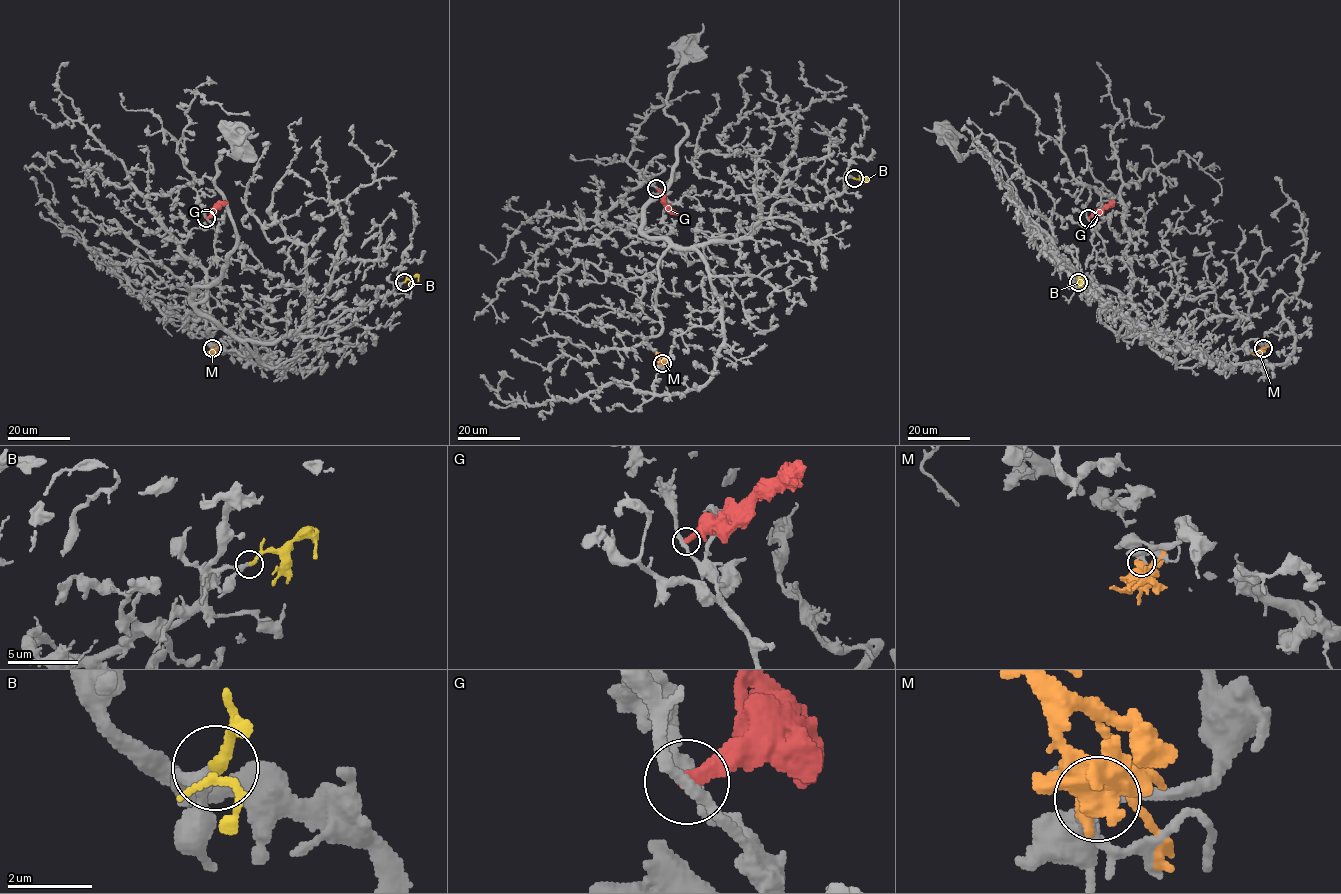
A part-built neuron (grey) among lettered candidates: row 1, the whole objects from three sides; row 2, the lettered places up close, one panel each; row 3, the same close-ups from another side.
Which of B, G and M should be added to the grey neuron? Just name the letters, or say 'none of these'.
B

